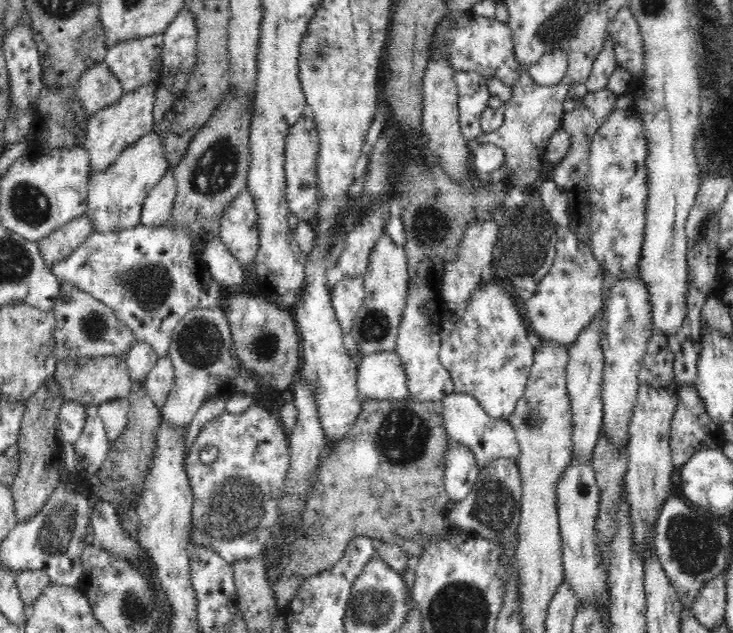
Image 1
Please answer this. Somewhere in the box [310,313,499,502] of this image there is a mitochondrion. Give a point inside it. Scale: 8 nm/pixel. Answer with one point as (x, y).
(402, 437)

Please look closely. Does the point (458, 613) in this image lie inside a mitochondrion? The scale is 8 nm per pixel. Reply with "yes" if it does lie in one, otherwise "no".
yes

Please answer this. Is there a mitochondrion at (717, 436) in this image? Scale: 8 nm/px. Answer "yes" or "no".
no

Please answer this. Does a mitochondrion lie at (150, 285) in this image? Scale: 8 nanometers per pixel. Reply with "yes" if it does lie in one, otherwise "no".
yes

